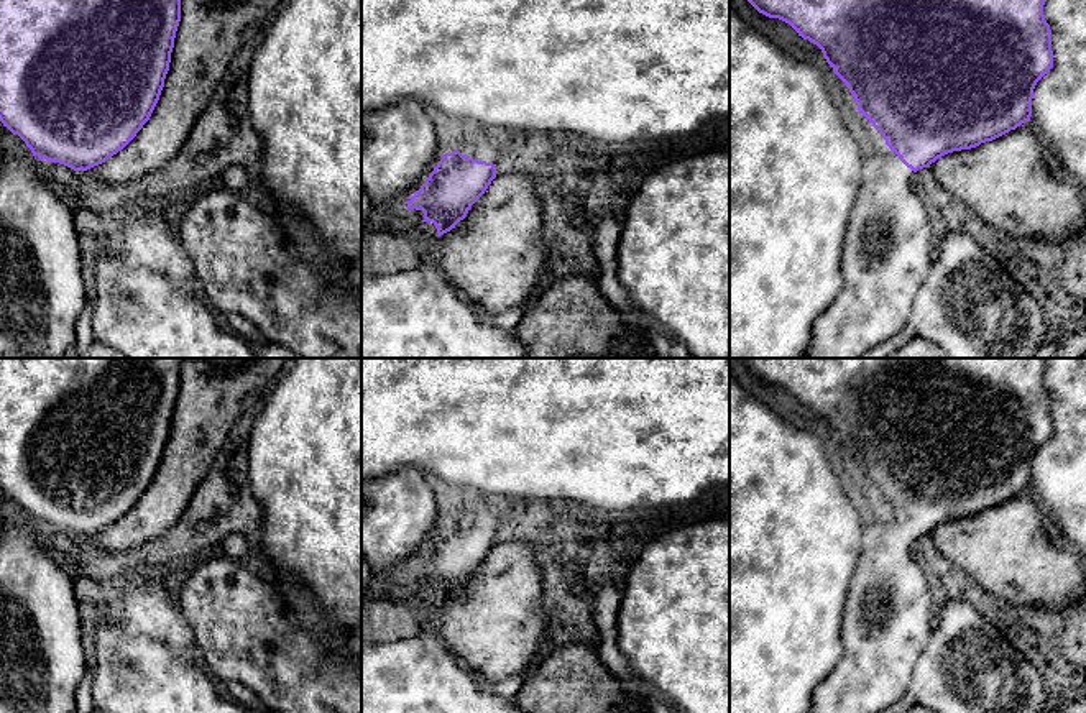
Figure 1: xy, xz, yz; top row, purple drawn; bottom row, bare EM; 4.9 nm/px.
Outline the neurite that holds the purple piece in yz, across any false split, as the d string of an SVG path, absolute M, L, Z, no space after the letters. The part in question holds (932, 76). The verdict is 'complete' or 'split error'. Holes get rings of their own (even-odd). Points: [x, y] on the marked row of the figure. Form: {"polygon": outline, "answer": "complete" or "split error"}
{"polygon": "M748 0L759 13L789 23L798 36L817 44L833 72L853 94L859 113L882 135L886 148L869 150L863 166L863 184L853 207L841 256L841 288L835 301L815 319L813 338L803 358L861 358L874 345L899 334L910 319L915 297L928 278L940 248L940 223L922 196L915 172L938 158L971 150L1015 130L1032 117L1037 82L1053 67L1051 30L1043 15L1045 0Z", "answer": "split error"}

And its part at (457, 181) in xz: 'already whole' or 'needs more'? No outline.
needs more

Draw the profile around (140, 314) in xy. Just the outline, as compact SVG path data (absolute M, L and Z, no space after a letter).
M76 209L77 232L95 238L94 340L123 358L258 358L245 338L227 332L199 297L177 291L164 276L148 269L128 269L115 253L112 227L97 214Z

